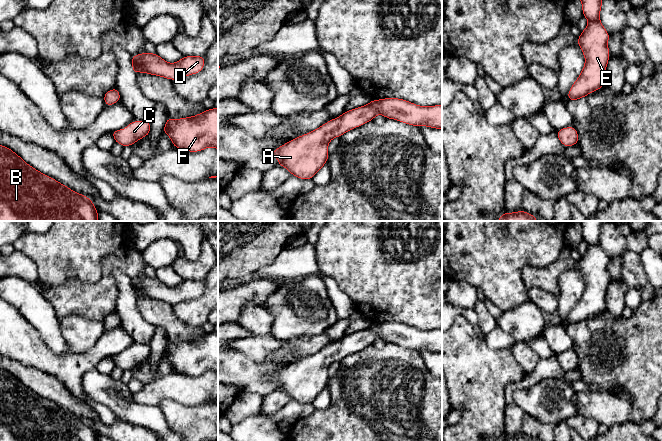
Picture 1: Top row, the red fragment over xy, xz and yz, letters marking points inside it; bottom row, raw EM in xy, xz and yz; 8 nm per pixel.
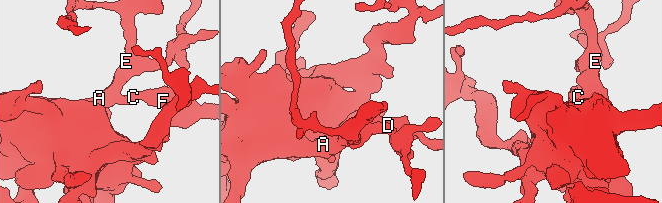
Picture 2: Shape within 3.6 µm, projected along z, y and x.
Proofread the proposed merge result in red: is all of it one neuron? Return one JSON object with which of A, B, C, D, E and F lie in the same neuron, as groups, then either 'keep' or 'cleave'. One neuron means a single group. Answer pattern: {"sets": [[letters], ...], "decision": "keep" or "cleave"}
{"sets": [["A", "B", "C", "D", "E", "F"]], "decision": "keep"}

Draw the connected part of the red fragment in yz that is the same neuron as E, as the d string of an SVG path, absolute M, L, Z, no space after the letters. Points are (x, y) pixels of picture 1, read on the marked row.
M581 0L582 13L589 24L577 38L585 57L584 67L571 86L567 99L574 101L601 89L605 84L605 71L610 59L608 40L610 34L600 21L602 0Z

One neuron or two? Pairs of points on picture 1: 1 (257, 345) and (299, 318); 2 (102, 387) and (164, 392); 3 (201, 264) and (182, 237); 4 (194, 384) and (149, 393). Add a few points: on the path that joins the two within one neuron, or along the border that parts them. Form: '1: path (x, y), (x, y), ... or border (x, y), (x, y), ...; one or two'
1: border (271, 334), (281, 340), (295, 338); two
2: border (132, 394), (137, 402), (154, 405); two
3: border (206, 239), (196, 259), (187, 260), (181, 255); two
4: path (183, 387), (160, 389); one

